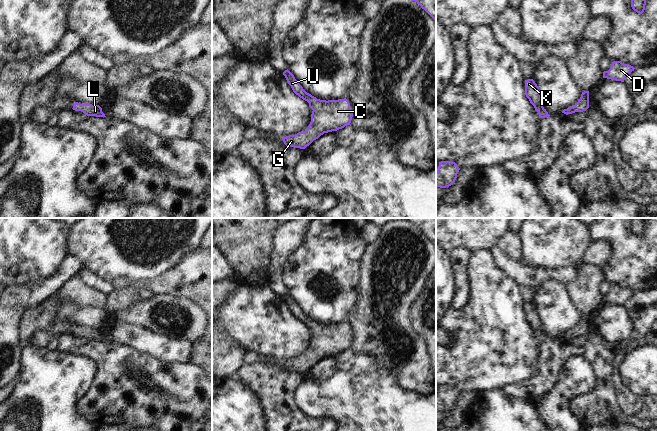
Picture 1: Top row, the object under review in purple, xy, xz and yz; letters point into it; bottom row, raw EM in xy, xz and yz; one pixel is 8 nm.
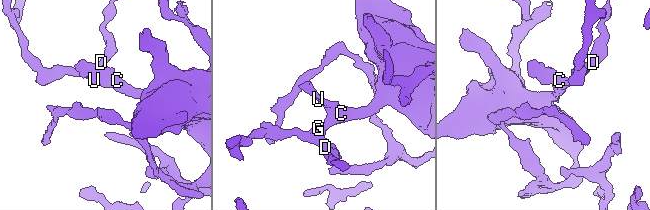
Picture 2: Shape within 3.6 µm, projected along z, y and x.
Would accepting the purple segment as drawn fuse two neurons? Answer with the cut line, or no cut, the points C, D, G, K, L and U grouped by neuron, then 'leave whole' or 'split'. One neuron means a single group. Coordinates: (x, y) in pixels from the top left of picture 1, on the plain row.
no cut | C D G K L U | leave whole

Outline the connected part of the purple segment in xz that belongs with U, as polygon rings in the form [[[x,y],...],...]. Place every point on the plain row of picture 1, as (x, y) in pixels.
[[[288,293],[283,296],[283,299],[293,316],[307,325],[313,334],[311,346],[304,356],[282,362],[286,370],[305,373],[324,357],[337,355],[350,349],[353,336],[346,322],[328,325],[317,323],[303,313]]]

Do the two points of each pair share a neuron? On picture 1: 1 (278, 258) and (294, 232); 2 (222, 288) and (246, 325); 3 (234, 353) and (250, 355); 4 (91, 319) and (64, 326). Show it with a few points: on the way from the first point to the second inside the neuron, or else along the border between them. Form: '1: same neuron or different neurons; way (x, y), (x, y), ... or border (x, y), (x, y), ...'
1: same neuron; way (281, 252), (288, 238)
2: different neurons; border (238, 283), (222, 301)
3: different neurons; border (245, 351), (244, 363)
4: same neuron; way (84, 319), (71, 319)

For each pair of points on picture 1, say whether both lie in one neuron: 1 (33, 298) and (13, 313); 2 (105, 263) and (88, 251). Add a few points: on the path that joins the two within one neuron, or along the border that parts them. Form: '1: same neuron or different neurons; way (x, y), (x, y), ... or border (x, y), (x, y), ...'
1: same neuron; way (28, 298), (17, 308)
2: same neuron; way (101, 259), (92, 251)

